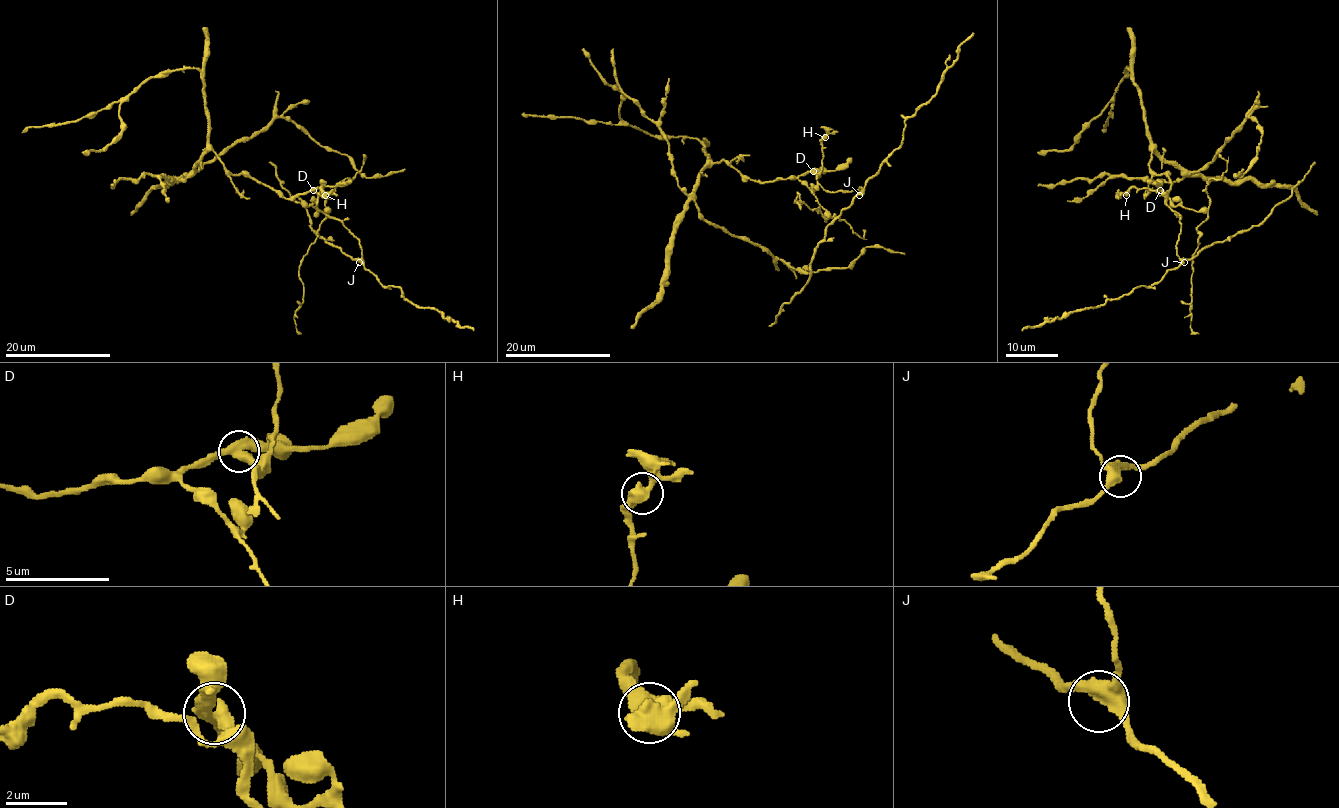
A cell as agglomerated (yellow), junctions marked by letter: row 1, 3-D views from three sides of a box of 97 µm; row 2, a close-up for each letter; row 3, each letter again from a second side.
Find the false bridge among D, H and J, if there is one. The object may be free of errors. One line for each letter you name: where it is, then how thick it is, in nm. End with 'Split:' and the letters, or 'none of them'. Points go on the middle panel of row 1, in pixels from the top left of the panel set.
D: place (813, 171); calibre 400 nm
Split: D

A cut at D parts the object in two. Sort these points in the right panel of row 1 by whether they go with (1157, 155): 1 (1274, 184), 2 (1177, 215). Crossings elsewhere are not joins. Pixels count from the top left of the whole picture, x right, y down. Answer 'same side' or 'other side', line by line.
1: same side
2: other side

